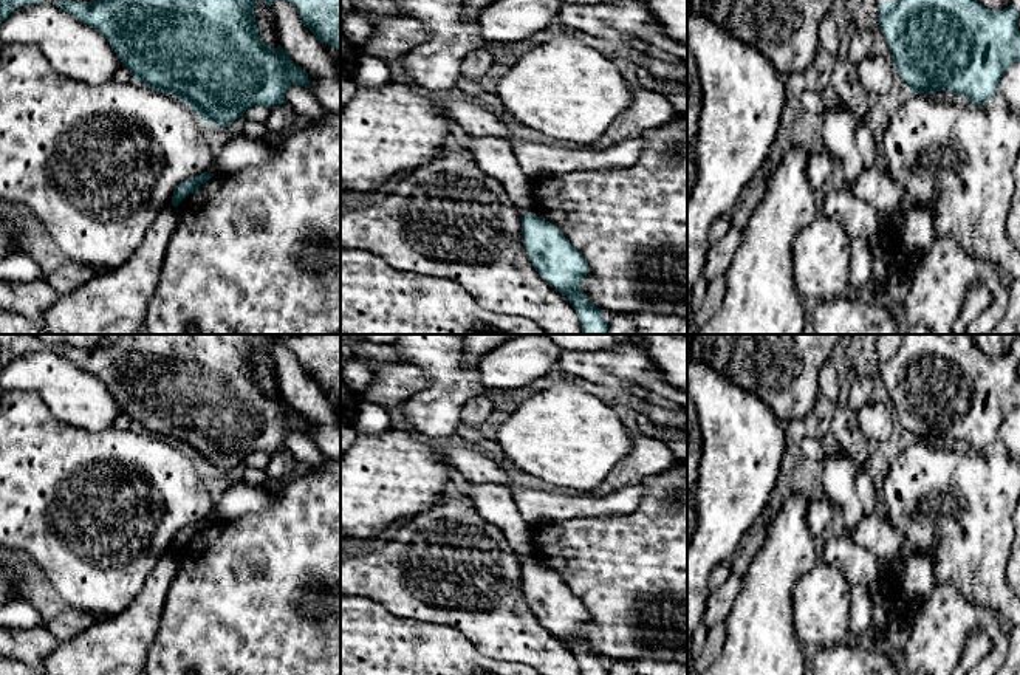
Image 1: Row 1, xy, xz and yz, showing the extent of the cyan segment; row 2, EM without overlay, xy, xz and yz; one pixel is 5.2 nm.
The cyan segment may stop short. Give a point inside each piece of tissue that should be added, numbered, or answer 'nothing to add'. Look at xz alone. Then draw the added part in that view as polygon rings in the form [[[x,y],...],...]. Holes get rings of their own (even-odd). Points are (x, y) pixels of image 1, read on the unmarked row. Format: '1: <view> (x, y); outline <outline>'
nothing to add

